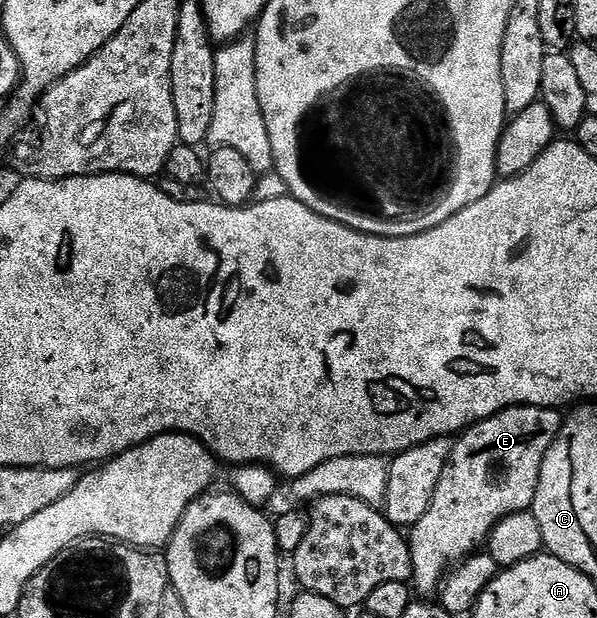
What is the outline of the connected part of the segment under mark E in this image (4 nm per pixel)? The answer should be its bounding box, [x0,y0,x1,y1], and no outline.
[409,406,564,597]

